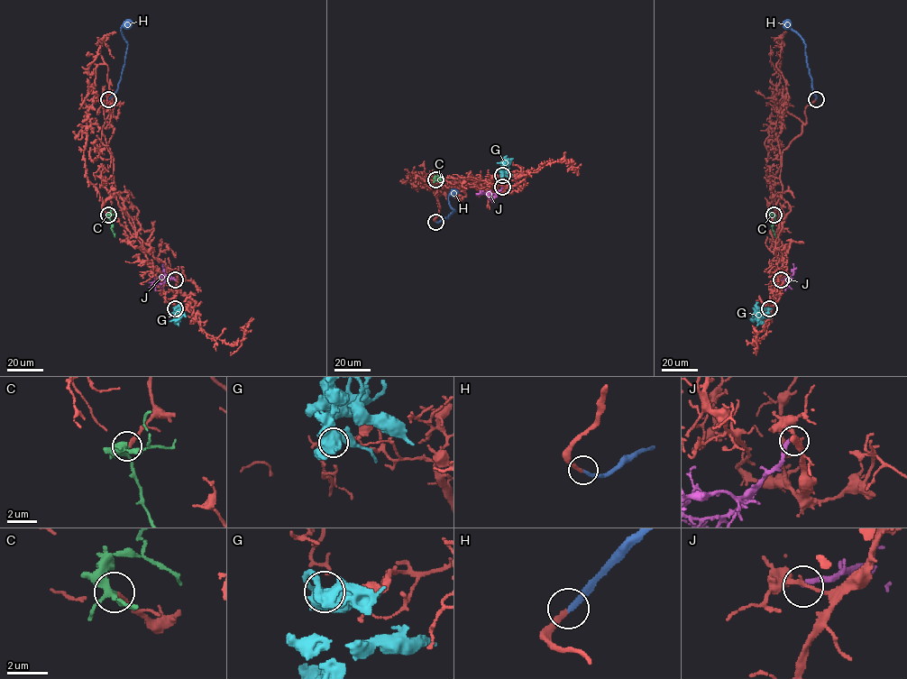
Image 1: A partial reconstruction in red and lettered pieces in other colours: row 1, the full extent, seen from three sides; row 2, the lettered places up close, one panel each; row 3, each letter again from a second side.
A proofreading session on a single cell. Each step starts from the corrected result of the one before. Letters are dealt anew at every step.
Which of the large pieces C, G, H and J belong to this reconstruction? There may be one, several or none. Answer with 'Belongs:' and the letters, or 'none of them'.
Belongs: C, H

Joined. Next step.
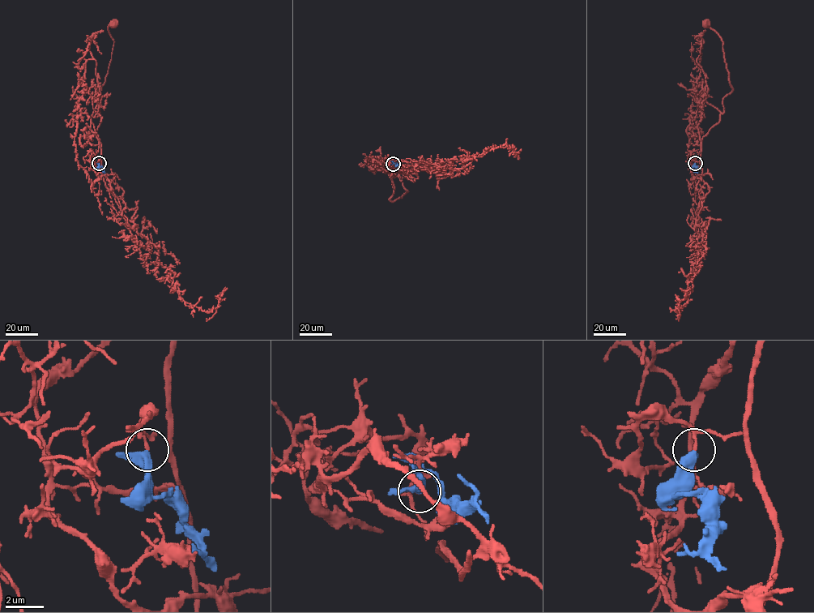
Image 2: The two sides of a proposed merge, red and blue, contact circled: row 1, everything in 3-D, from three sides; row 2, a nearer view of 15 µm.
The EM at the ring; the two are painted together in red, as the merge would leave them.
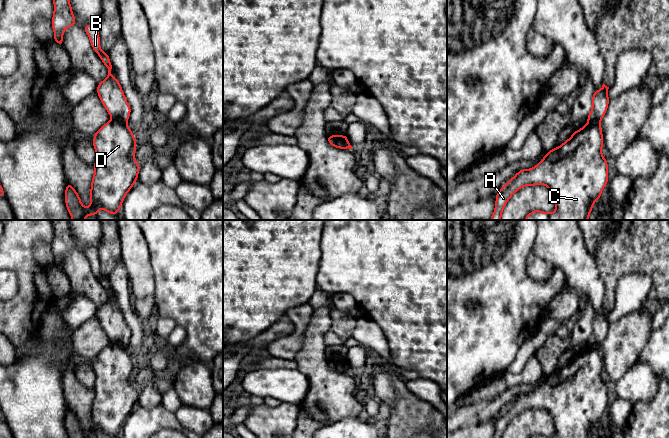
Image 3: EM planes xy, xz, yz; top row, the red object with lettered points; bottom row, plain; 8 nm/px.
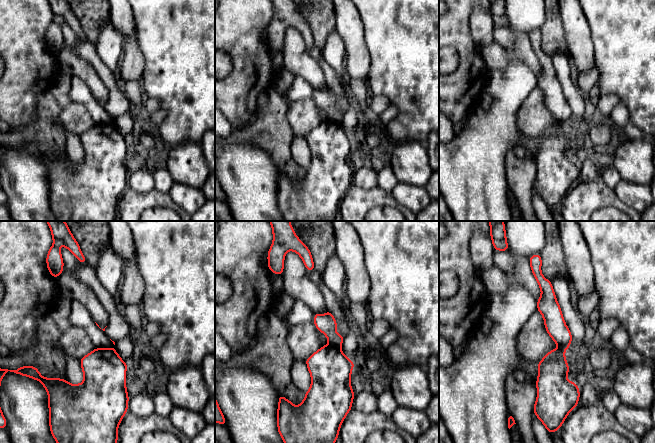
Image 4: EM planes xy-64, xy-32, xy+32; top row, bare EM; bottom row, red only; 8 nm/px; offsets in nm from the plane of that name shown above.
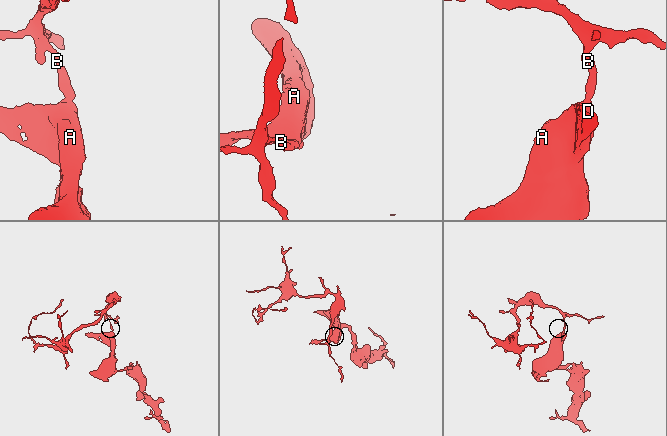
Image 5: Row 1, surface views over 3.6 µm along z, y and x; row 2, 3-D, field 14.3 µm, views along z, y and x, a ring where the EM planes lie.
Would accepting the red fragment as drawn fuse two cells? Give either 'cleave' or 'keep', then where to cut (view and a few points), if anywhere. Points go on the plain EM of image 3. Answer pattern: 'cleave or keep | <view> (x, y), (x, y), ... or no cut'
cleave | xy (112, 342), (125, 348)

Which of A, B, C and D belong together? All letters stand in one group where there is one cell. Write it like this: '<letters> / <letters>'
A C D / B

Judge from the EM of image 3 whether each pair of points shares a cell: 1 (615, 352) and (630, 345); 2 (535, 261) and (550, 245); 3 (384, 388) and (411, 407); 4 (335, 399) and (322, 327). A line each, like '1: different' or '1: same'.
1: same
2: different
3: same
4: same

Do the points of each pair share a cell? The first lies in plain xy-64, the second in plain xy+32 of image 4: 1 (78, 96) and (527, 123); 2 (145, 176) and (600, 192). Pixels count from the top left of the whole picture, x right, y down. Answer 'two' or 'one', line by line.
1: two
2: two

